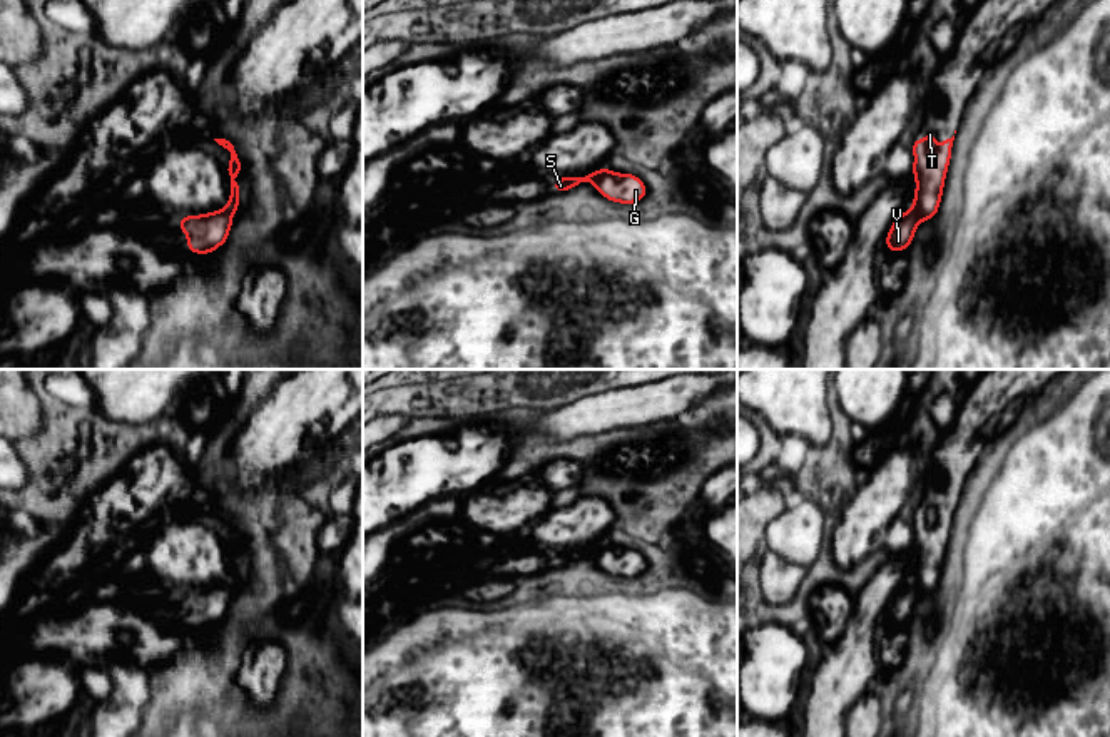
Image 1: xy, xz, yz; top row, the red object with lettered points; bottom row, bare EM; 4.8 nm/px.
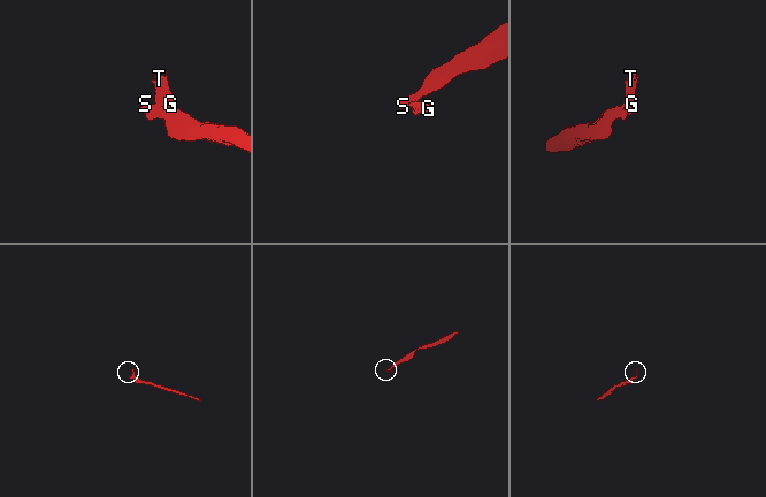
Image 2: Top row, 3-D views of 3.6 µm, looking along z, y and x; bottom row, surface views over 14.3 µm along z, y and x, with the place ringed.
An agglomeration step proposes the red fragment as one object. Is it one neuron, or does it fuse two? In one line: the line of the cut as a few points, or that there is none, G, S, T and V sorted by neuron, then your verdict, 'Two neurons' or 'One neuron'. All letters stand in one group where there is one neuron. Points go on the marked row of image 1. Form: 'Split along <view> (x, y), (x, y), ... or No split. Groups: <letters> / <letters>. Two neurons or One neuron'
Split along xz (604, 167), (592, 181). Groups: G T / S V. Two neurons

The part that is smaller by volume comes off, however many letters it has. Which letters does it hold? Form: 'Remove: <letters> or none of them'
Remove: G, T

